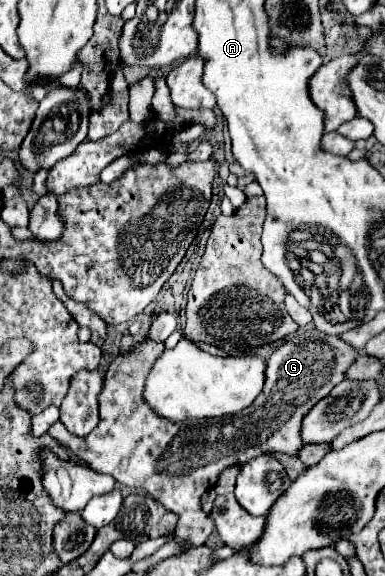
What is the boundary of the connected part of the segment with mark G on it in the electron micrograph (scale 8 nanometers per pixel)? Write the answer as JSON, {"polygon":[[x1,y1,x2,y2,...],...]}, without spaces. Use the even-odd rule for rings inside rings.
{"polygon":[[317,328,307,330,303,334,297,334,289,338,283,346,279,346,271,358,267,360,267,380,263,392,257,396,253,406,241,410,241,414,217,418,217,420,185,420,185,422,173,422,163,416,159,416,145,400,143,400,143,388,145,380,149,376,151,366,155,360,163,354,165,344,143,340,141,344,133,346,131,350,119,354,105,372,105,388,99,396,99,426,85,438,79,438,75,434,69,434,61,420,57,420,49,428,49,436,65,444,73,450,73,454,81,460,85,460,93,470,111,474,117,482,121,482,127,488,147,492,157,502,161,502,167,510,175,512,179,516,177,528,175,528,175,540,185,540,185,550,189,546,199,546,209,540,209,534,213,532,213,522,207,518,207,514,201,510,201,494,215,486,219,474,229,466,243,466,249,458,255,458,257,454,267,452,281,452,289,456,297,456,303,440,301,440,301,420,305,414,321,400,325,398,333,386,337,386,341,380,345,380,347,368,359,358,359,352,341,340,339,336,331,336,325,332,319,332]]}

